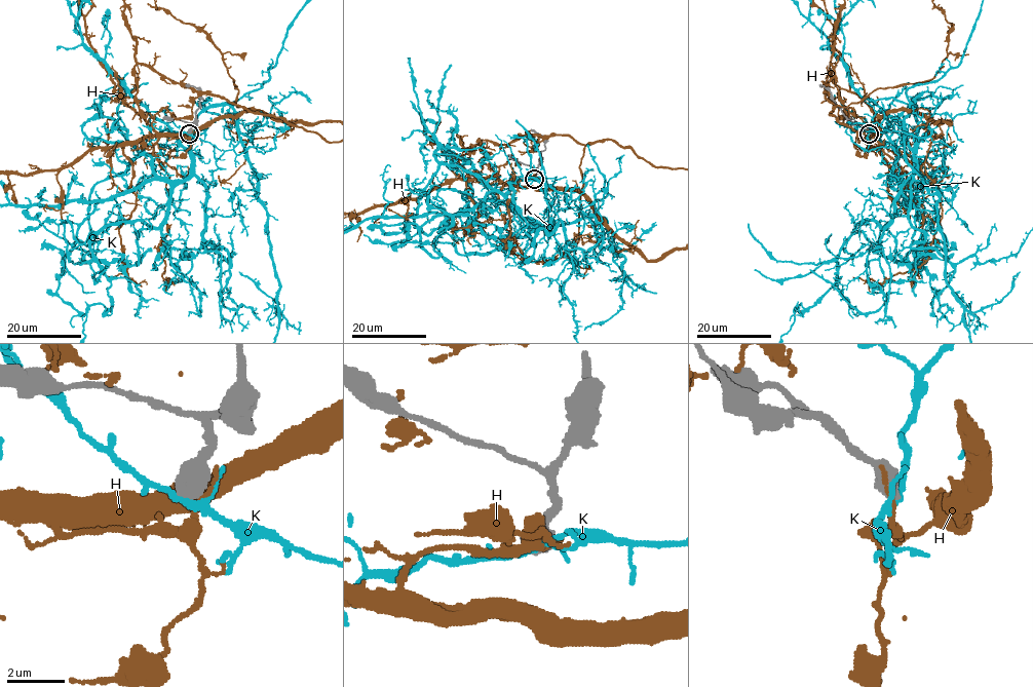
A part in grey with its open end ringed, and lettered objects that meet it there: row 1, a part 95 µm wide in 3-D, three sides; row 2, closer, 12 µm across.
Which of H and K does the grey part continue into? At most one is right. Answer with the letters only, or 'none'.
none

